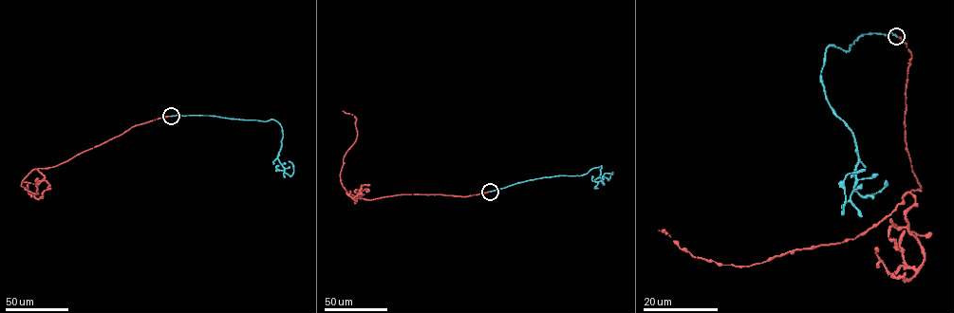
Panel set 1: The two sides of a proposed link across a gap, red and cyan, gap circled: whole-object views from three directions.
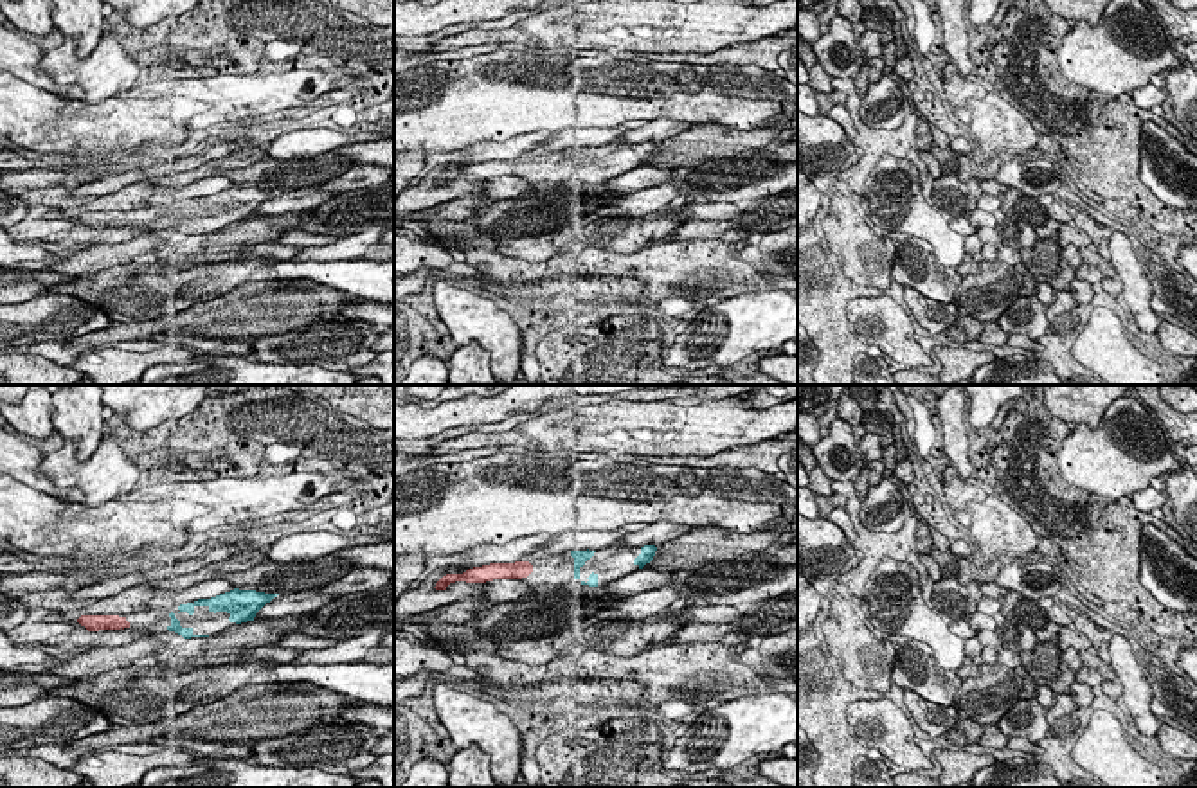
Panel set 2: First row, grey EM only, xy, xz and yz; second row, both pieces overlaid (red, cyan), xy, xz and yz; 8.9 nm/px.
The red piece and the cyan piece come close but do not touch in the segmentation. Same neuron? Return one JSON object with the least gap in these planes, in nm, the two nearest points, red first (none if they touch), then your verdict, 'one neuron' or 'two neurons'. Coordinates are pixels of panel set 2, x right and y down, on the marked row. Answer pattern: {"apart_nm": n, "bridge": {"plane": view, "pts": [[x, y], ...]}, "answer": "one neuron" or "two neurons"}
{"apart_nm": 360, "bridge": {"plane": "xy", "pts": [[128, 626], [168, 626]]}, "answer": "one neuron"}

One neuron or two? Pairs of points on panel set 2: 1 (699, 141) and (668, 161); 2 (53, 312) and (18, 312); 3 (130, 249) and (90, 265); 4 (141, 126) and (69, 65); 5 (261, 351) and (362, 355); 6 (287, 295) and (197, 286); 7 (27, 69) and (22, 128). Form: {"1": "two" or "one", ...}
{"1": "one", "2": "one", "3": "one", "4": "two", "5": "one", "6": "two", "7": "two"}

